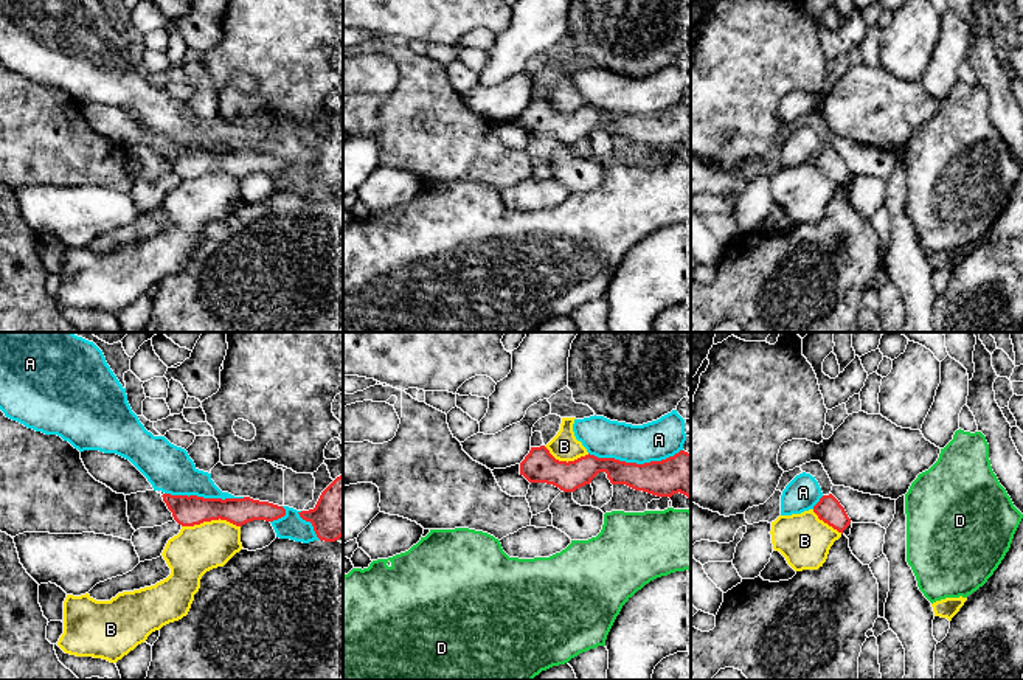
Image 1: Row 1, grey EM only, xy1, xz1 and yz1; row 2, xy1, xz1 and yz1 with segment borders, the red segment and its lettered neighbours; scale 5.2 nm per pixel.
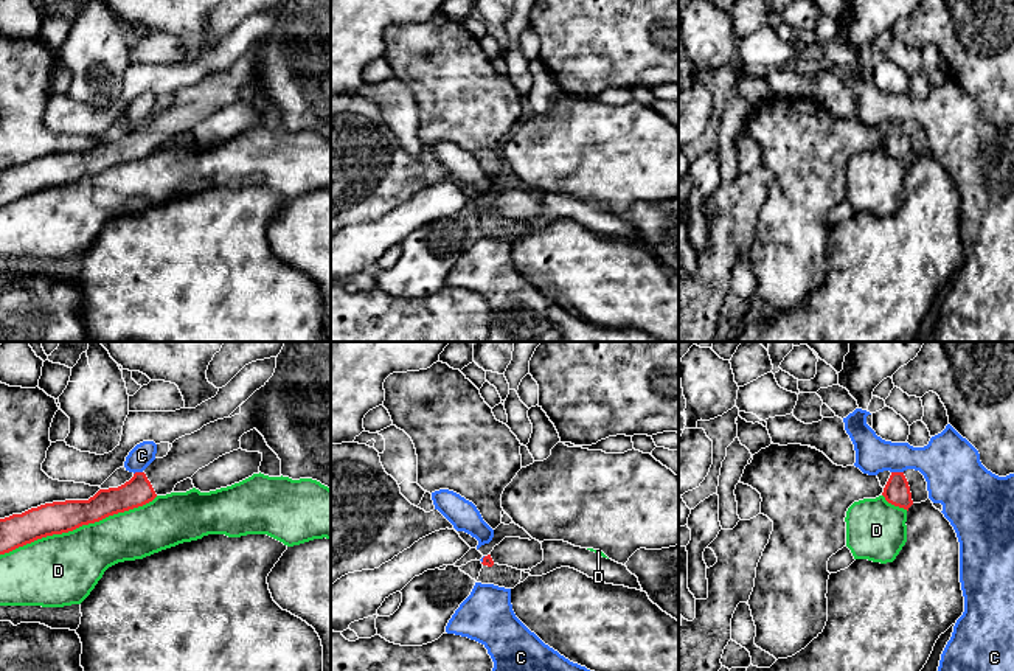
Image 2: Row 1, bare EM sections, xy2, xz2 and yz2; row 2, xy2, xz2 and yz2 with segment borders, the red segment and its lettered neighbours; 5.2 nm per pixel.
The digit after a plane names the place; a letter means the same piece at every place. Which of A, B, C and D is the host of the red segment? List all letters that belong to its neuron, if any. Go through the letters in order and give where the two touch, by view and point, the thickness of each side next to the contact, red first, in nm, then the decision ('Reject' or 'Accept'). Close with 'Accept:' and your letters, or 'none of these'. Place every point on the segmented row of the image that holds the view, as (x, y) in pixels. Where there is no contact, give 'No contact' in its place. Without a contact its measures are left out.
A: Touches red at xz1 (635, 463). Thickness 200 nm (red) against 200 nm. Reject
B: Touches red at xy1 (210, 520). Thickness 160 nm (red) against 260 nm. Reject
C: Touches red at yz2 (898, 472). Thickness 140 nm (red) against 260 nm. Reject
D: Touches red at xy2 (78, 527). Thickness 170 nm (red) against 380 nm. Reject
Accept: none of these

